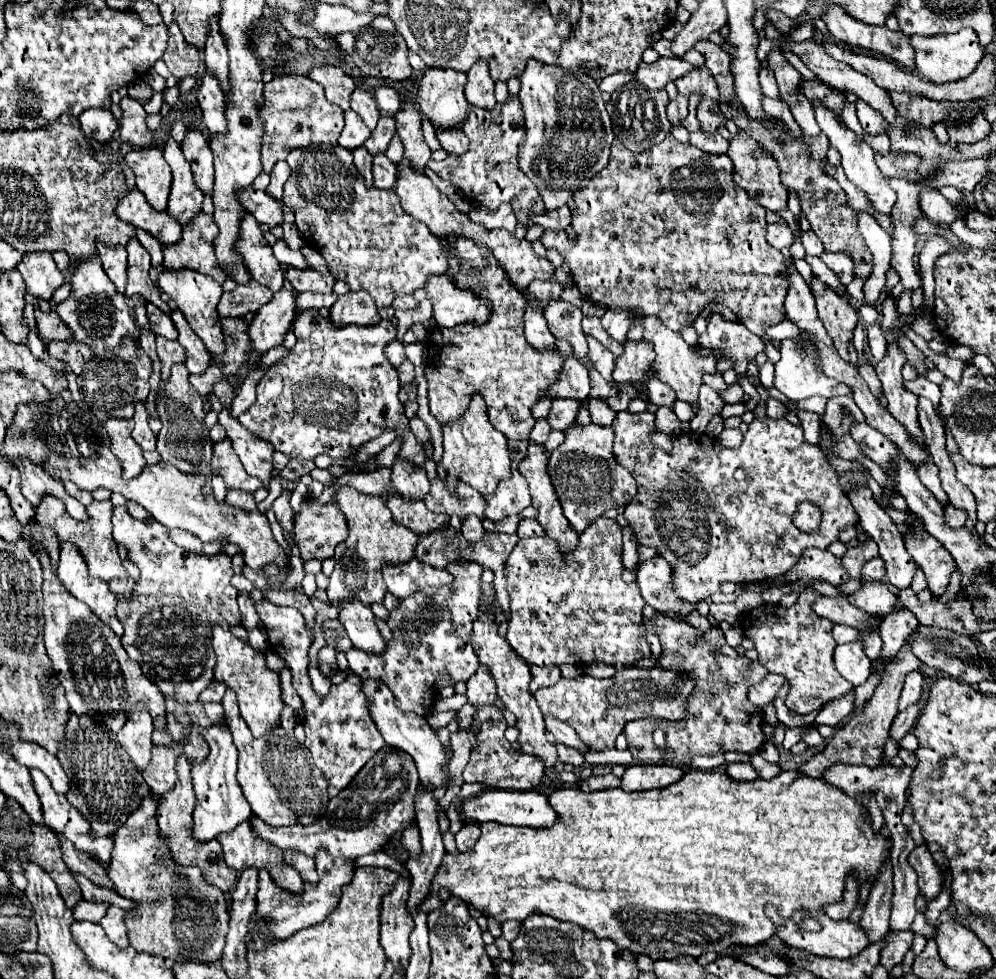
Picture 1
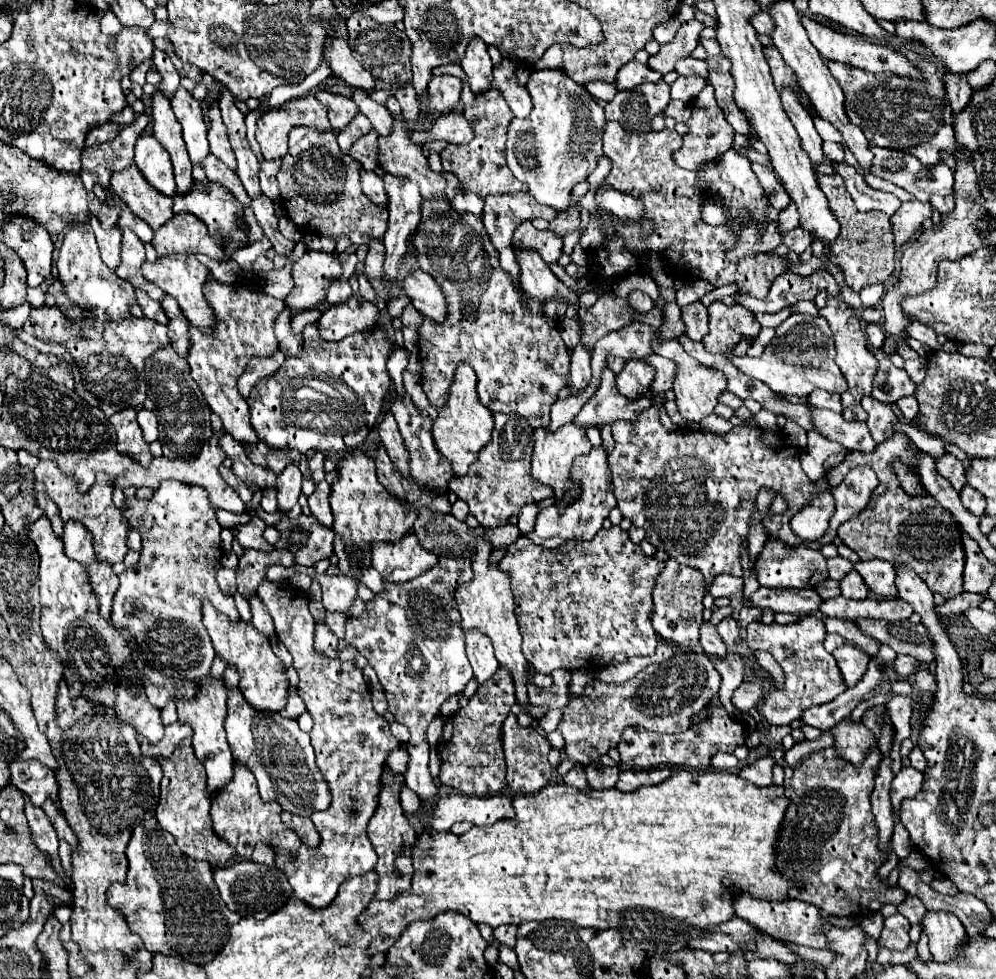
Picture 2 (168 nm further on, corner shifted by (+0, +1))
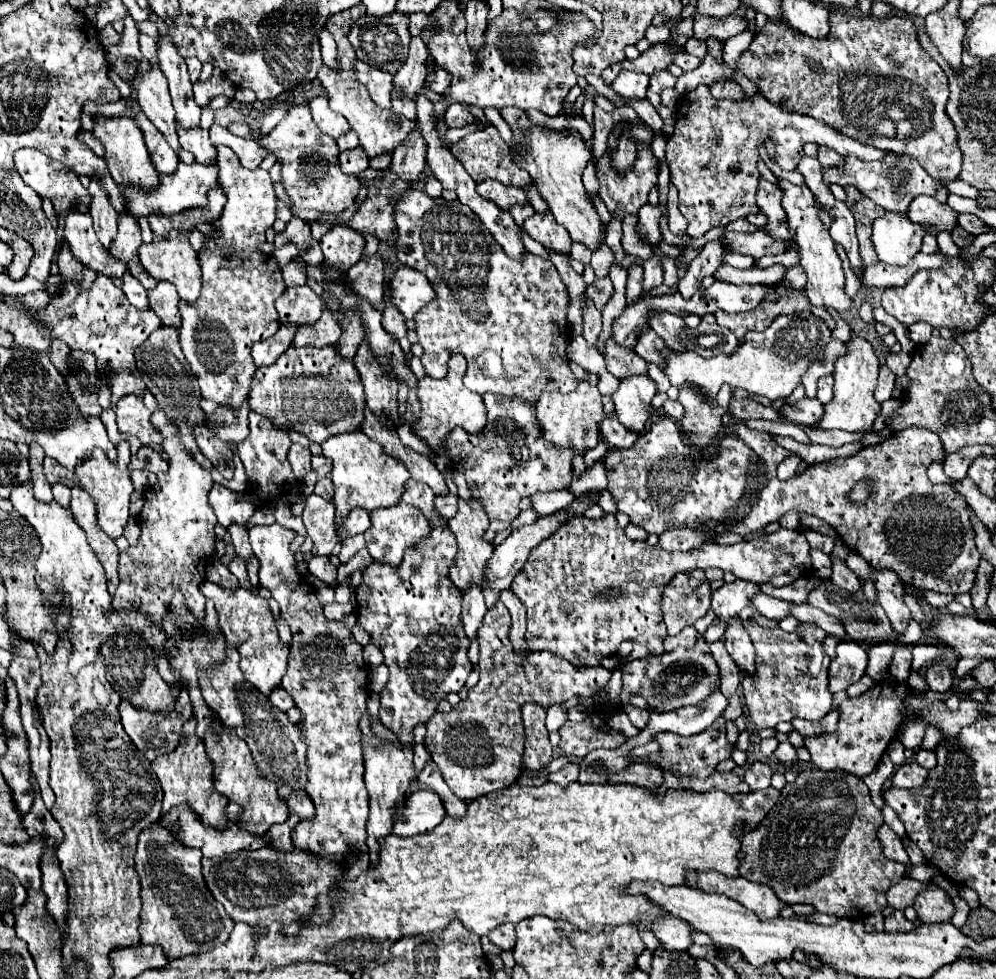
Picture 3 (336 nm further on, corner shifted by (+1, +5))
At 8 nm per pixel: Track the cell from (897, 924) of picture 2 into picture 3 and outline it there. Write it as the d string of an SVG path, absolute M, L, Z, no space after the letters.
M895 911L895 913L891 913L889 917L885 917L885 931L887 931L887 933L893 933L893 931L907 933L907 931L911 931L913 927L915 927L915 925L905 919L903 911Z

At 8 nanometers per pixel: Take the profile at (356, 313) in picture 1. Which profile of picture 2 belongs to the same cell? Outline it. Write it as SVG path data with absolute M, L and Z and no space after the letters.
M350 297L344 303L328 307L316 321L316 327L324 341L340 341L356 331L374 327L376 321L378 321L378 309L372 303L360 297Z

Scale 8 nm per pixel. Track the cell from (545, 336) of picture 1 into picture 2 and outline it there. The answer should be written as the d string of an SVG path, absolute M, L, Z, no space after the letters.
M518 191L518 193L508 193L508 195L488 195L484 199L484 215L482 215L482 221L484 221L484 227L494 243L494 247L498 249L500 253L500 265L514 277L514 281L518 281L518 265L516 265L516 257L514 257L514 251L512 249L512 233L514 233L514 227L520 225L520 221L526 221L526 219L536 219L536 217L542 217L546 221L552 221L556 217L556 211L552 207L546 207L546 205L540 205L534 201L534 197L526 191Z

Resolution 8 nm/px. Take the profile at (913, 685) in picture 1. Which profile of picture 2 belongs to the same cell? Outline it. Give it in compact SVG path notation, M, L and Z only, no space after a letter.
M920 669L918 673L916 673L916 677L914 677L914 685L916 685L916 689L920 691L920 693L924 693L924 691L936 691L936 679L934 679L934 673L930 673L930 671L926 671L926 669Z

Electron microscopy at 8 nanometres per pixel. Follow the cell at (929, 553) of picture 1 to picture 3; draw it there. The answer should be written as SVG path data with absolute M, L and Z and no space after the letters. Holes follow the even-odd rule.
M909 427L893 433L879 445L863 447L847 459L831 459L809 465L801 475L789 481L771 479L759 493L749 515L737 525L719 525L707 521L717 533L733 531L743 537L755 533L771 521L777 521L791 509L815 515L829 523L841 541L867 563L895 571L901 581L935 593L969 593L975 585L979 567L977 547L973 547L973 529L965 499L949 485L933 485L927 477L931 461L945 459L941 439L929 429ZM859 479L871 479L875 491L863 507L849 505L845 495Z

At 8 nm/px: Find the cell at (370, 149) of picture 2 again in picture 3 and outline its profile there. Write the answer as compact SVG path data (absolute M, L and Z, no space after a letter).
M361 147L341 151L339 153L339 167L343 171L347 171L349 175L359 175L369 167L369 157L365 155L365 151L361 151Z

